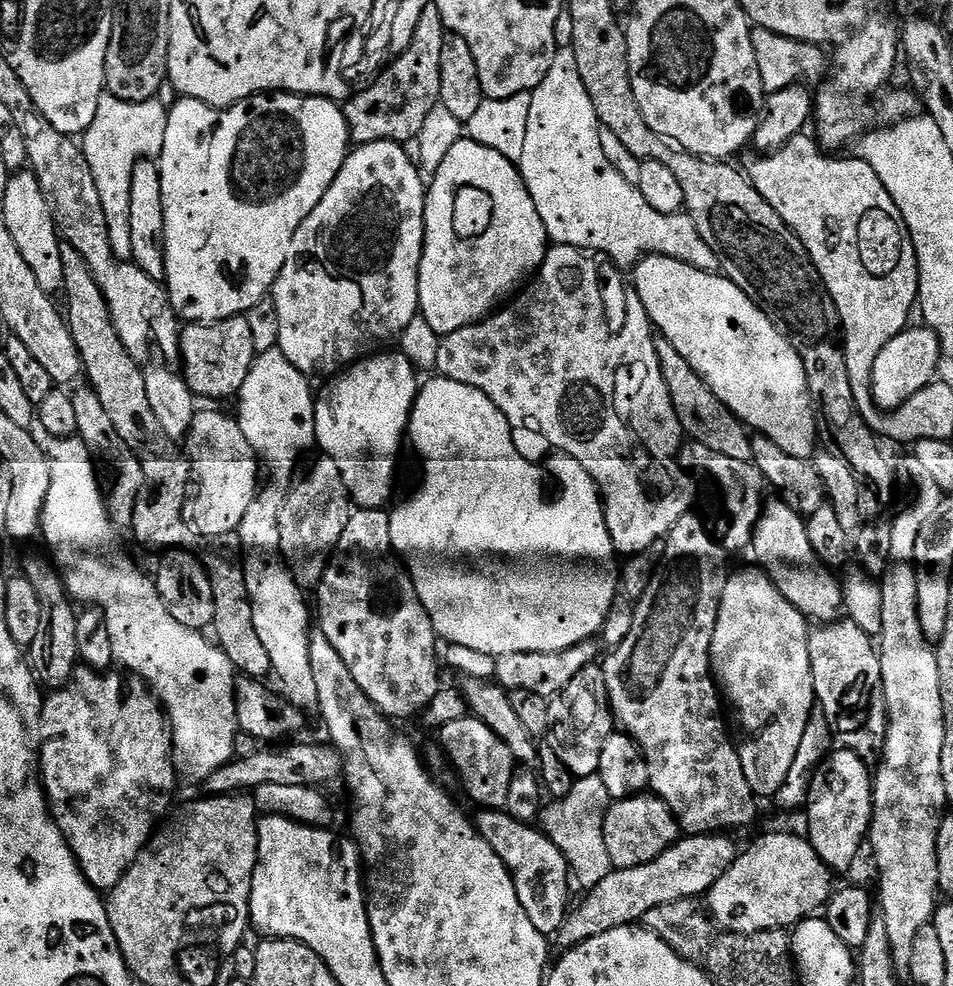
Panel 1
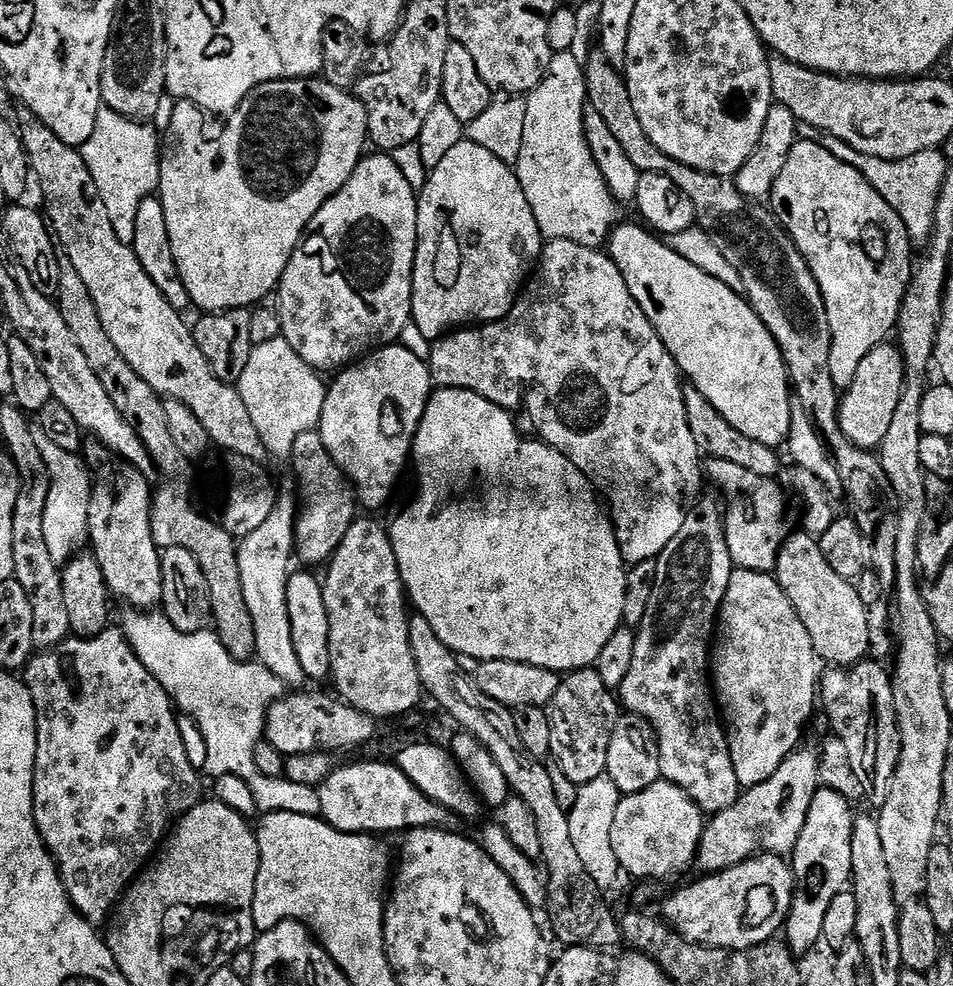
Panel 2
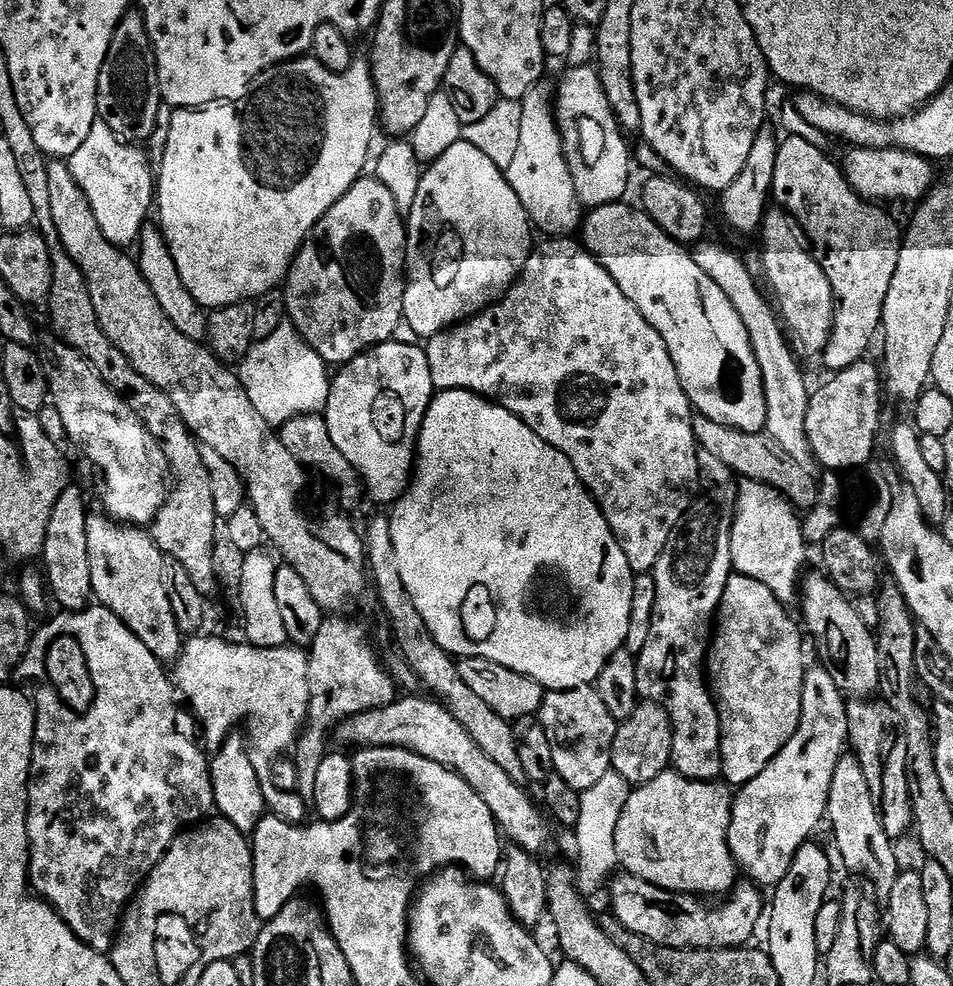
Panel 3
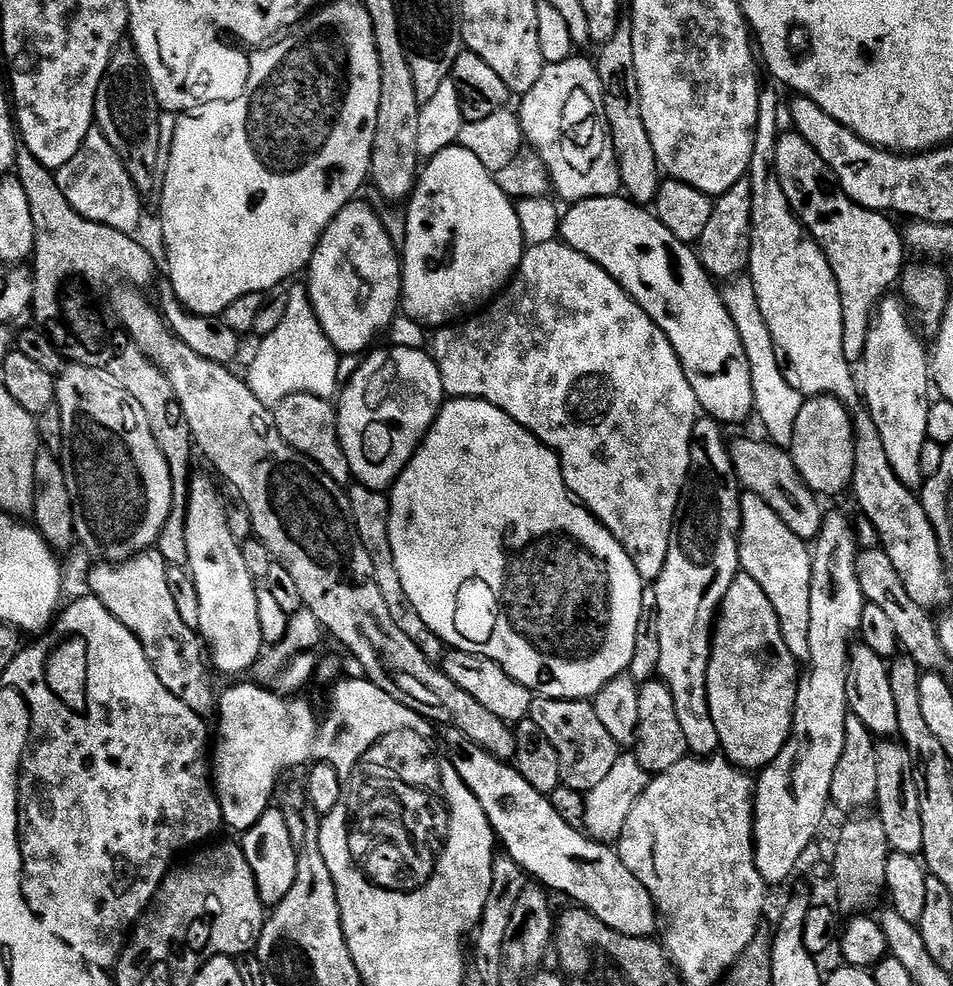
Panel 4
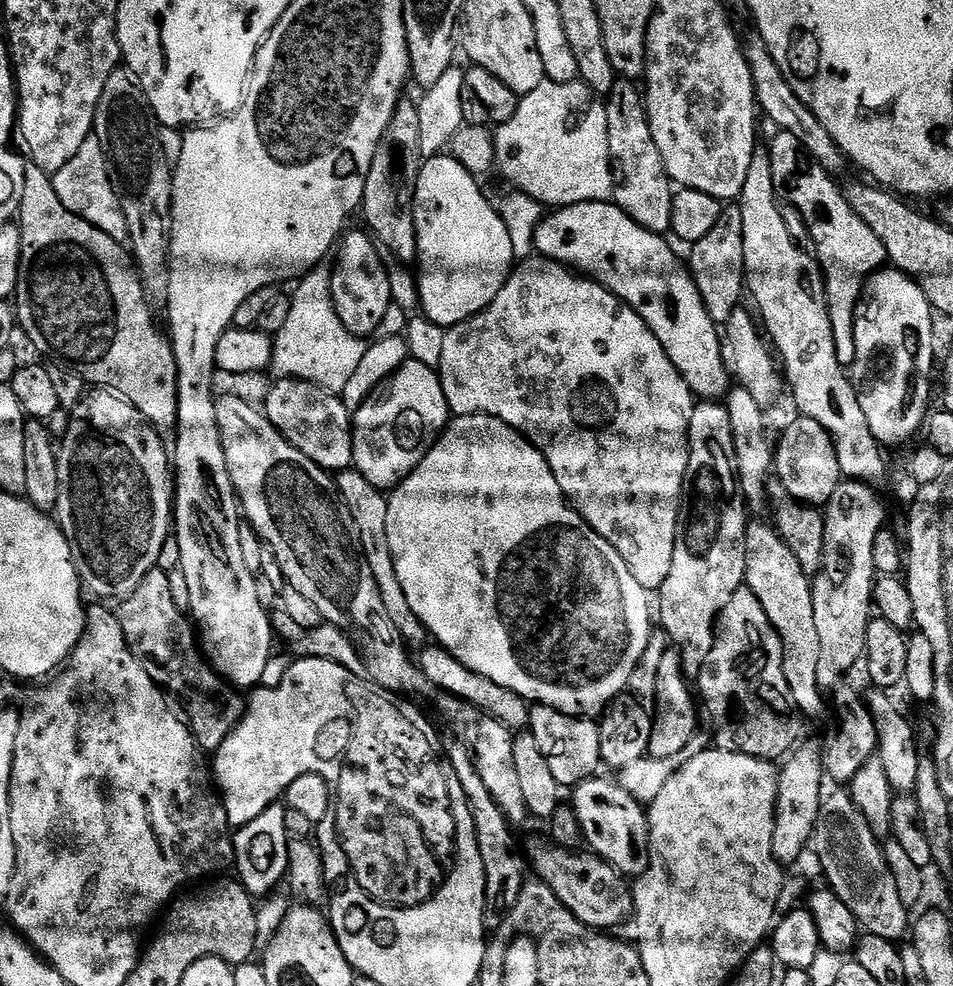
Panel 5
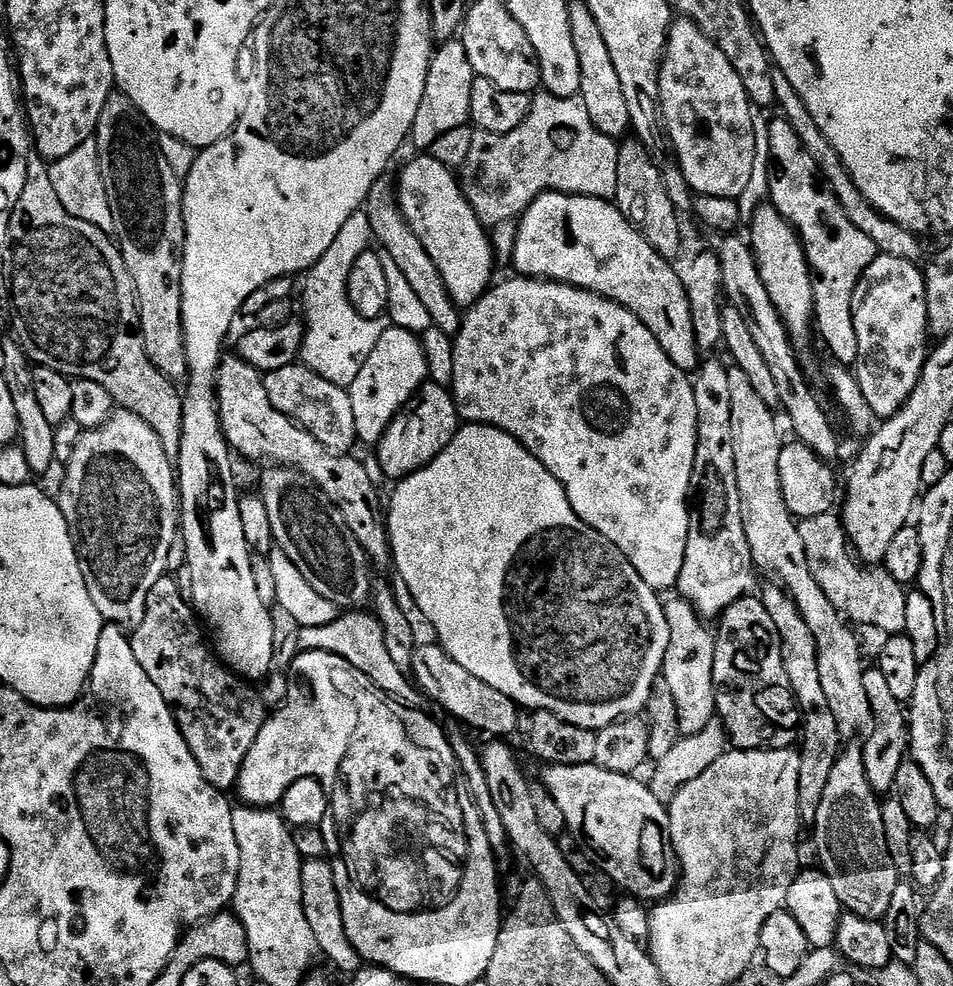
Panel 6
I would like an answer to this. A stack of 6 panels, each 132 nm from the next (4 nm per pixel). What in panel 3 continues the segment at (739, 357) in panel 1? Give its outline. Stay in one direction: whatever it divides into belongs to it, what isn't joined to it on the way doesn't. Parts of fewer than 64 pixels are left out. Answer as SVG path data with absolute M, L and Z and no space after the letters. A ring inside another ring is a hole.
M628 202L607 204L591 209L582 220L582 243L596 261L618 282L622 294L638 306L638 310L658 330L660 337L670 350L670 358L678 370L678 378L688 395L688 401L699 415L710 418L727 428L736 428L739 432L765 431L768 423L768 406L764 393L762 370L758 358L752 349L747 326L742 322L738 310L722 294L722 286L698 266L695 255L687 247L672 240L648 213L634 209Z

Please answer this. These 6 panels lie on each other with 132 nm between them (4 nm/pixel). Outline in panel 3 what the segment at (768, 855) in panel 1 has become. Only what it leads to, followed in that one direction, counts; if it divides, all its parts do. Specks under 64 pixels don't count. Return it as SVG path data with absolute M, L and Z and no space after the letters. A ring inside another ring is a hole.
M627 874L617 875L611 881L611 888L610 912L618 923L626 926L626 930L667 948L738 948L747 945L756 927L759 924L761 927L766 912L766 900L764 902L760 897L761 889L751 882L737 883L731 895L720 902L725 904L717 908L712 905L715 903L687 894L667 892L665 888Z

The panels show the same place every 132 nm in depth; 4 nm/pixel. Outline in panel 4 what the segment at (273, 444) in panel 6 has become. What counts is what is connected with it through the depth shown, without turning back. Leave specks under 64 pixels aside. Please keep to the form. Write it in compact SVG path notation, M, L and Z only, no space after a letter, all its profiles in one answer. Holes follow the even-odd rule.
M356 482L347 489L350 506L354 514L354 522L358 526L358 538L362 538L362 546L366 546L366 554L370 554L370 562L374 566L374 582L378 582L378 590L382 590L382 599L386 602L386 610L390 610L390 618L394 618L394 626L422 650L426 659L433 662L439 661L446 651L446 645L436 637L434 630L422 622L418 610L406 598L406 590L402 590L402 578L398 578L398 566L394 566L396 552L390 550L390 516L392 505L389 497L383 491L366 488Z

